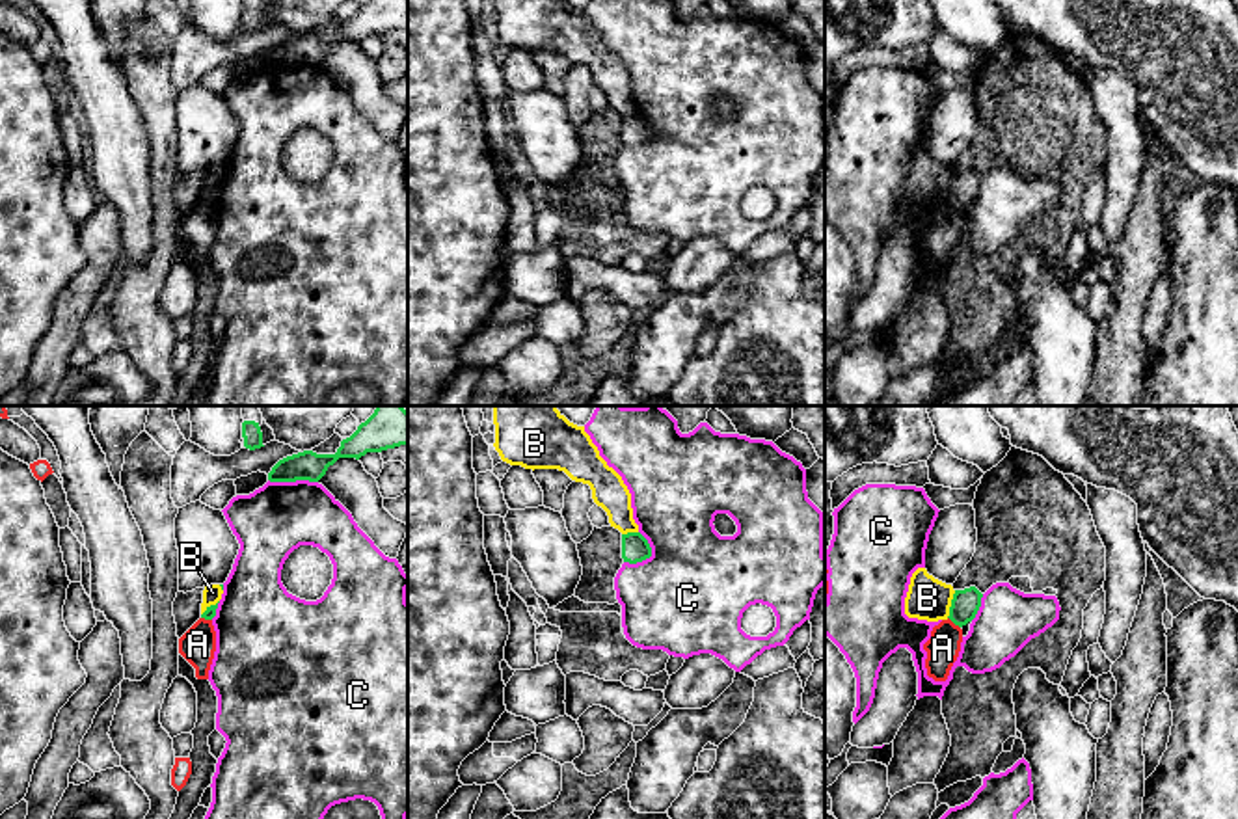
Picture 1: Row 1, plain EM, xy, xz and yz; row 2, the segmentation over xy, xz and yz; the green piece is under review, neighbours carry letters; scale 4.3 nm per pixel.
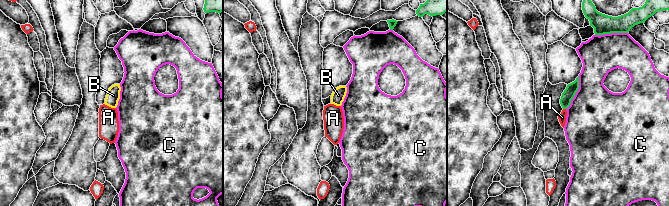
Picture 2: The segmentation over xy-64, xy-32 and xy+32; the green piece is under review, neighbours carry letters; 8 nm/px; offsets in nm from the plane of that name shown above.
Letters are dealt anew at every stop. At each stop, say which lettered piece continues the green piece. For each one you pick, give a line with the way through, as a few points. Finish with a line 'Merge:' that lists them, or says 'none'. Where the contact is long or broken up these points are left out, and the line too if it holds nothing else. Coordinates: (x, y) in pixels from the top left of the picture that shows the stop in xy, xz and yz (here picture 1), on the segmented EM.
Merge: none

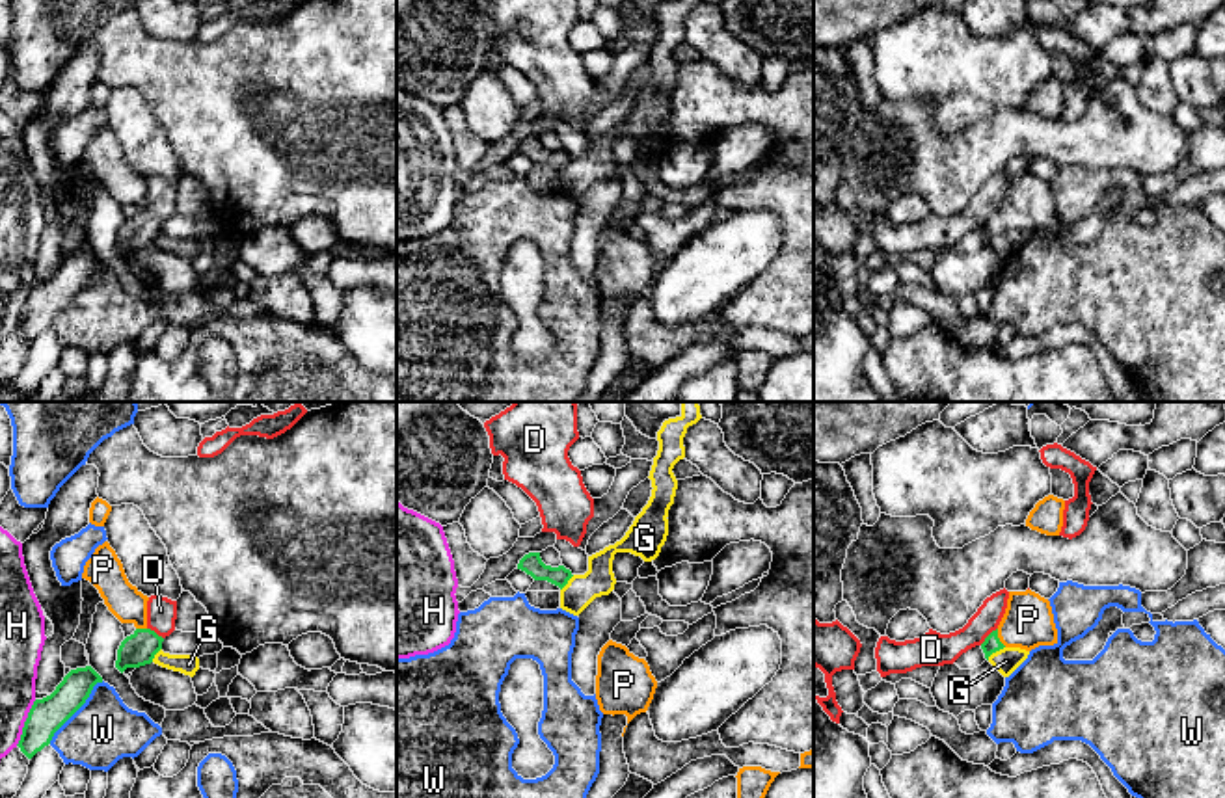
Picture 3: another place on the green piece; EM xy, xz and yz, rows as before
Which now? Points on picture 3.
P: runs through yz (991, 644), (998, 638), (1028, 622)
Merge: P

